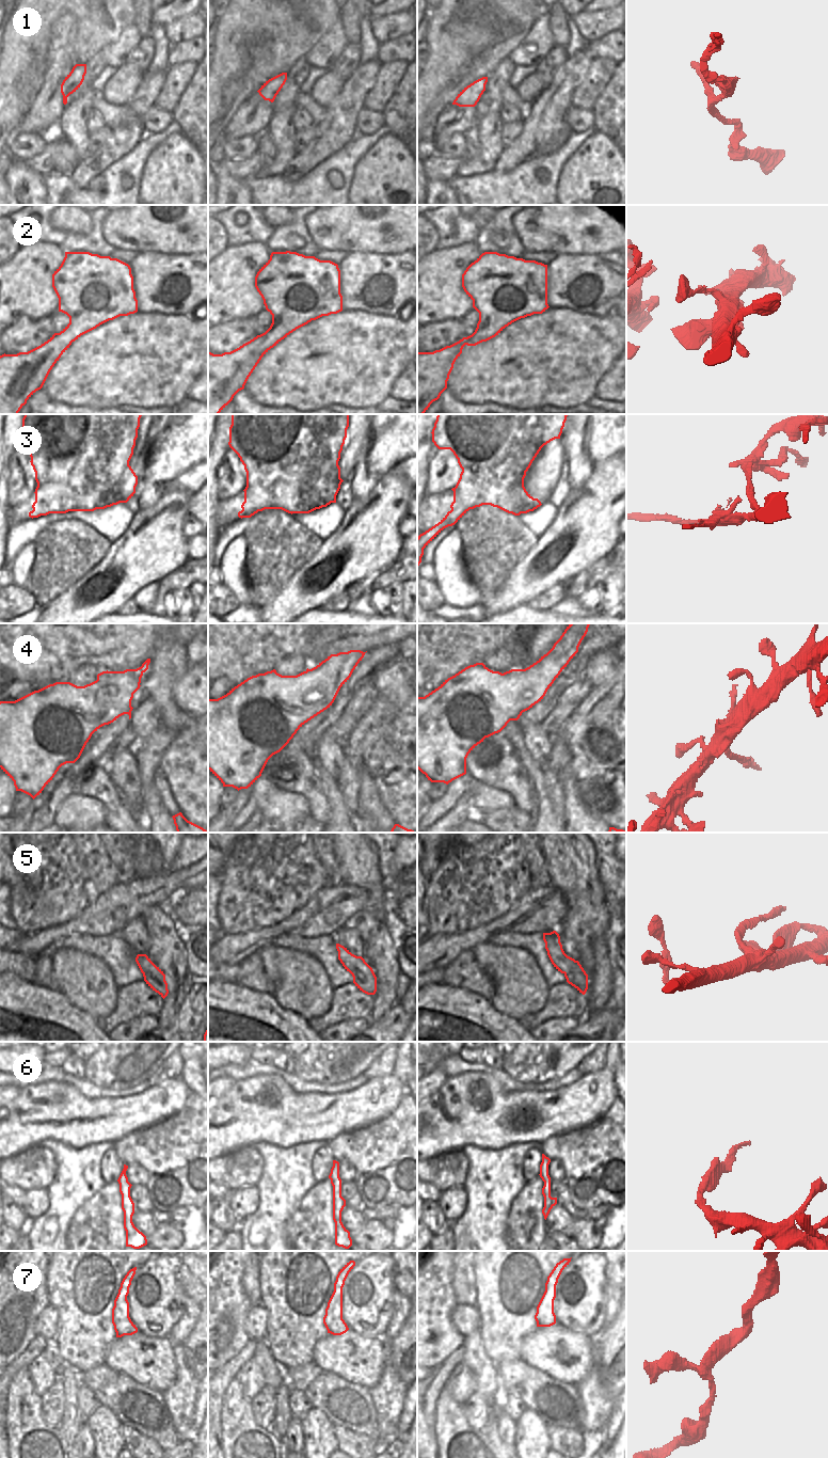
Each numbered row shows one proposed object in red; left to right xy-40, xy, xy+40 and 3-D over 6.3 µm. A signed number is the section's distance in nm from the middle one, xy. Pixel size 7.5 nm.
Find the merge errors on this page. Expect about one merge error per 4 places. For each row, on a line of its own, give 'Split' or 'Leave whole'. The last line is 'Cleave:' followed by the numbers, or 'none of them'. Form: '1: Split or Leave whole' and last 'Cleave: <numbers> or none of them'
1: Leave whole
2: Leave whole
3: Split
4: Split
5: Split
6: Leave whole
7: Leave whole
Cleave: 3, 4, 5.

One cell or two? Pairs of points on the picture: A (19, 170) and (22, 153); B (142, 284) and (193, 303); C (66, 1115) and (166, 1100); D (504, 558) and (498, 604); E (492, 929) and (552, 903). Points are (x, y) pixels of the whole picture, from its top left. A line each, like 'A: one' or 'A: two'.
A: two
B: one
C: one
D: two
E: one

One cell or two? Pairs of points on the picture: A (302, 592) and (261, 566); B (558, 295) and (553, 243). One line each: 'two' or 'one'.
A: two
B: two

